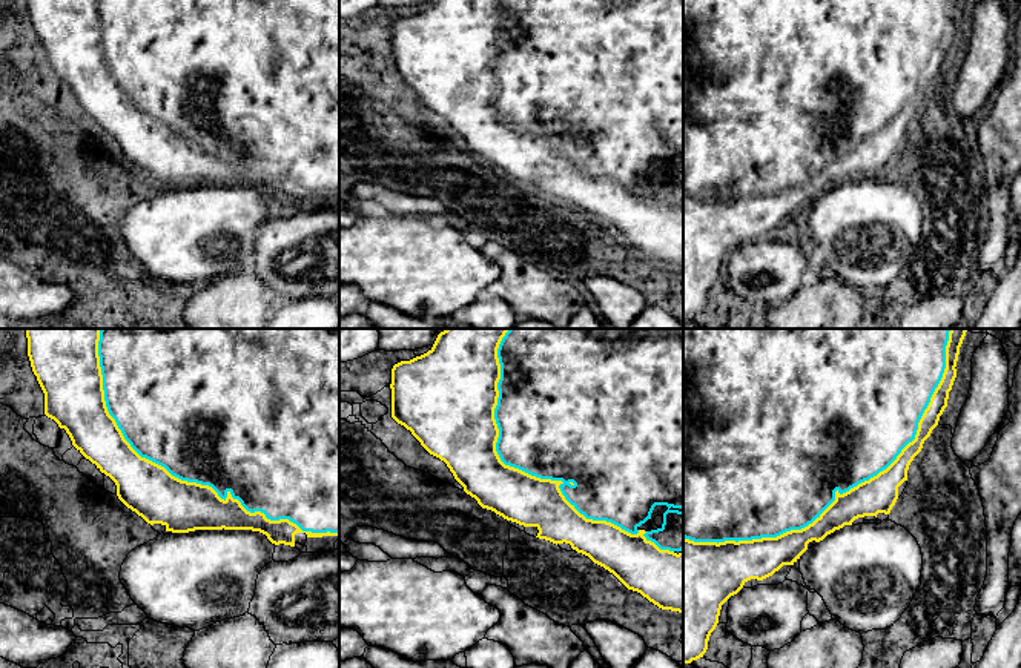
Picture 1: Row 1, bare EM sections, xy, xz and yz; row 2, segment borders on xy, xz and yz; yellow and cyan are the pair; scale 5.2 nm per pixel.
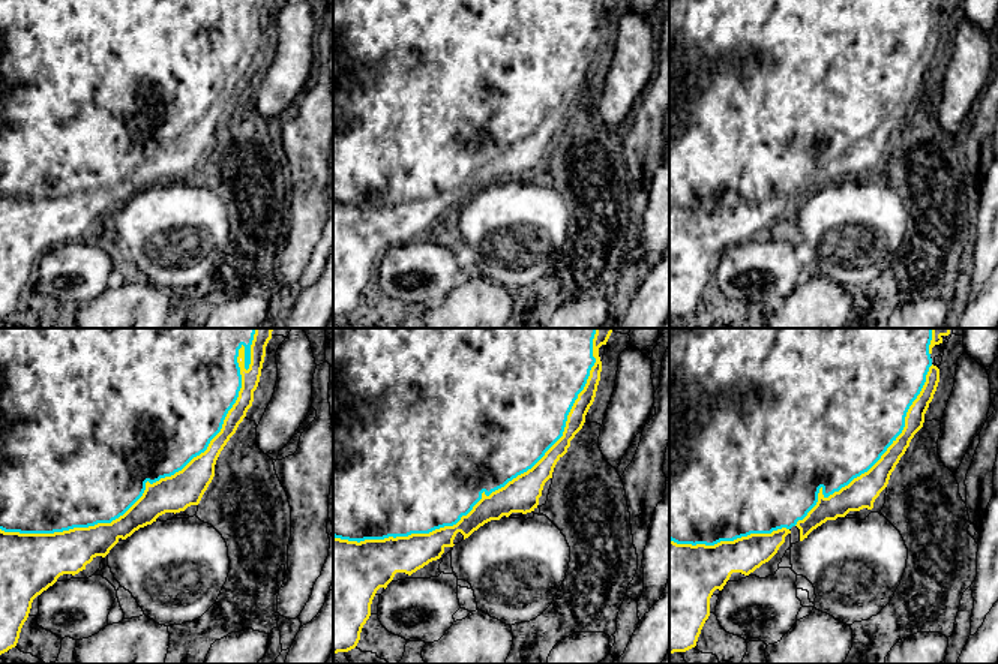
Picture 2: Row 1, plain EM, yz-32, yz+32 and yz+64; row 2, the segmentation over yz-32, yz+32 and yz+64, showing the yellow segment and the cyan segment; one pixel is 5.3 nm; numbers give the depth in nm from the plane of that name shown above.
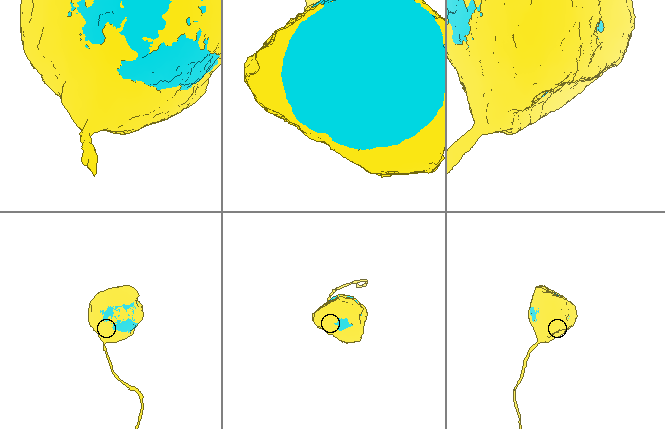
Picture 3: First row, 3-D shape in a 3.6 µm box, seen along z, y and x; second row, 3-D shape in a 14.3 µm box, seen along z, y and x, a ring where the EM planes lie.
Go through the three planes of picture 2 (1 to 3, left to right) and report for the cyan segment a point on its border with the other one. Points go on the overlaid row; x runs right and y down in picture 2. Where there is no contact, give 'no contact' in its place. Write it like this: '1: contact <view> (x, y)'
1: contact yz-32 (183, 468)
2: contact yz+32 (502, 487)
3: contact yz+64 (880, 459)

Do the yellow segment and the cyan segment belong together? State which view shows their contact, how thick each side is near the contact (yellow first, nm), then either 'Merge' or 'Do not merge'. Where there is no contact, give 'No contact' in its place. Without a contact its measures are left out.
Touches yellow in yz. Thickness 190 nm (yellow) against 460 nm. Merge

